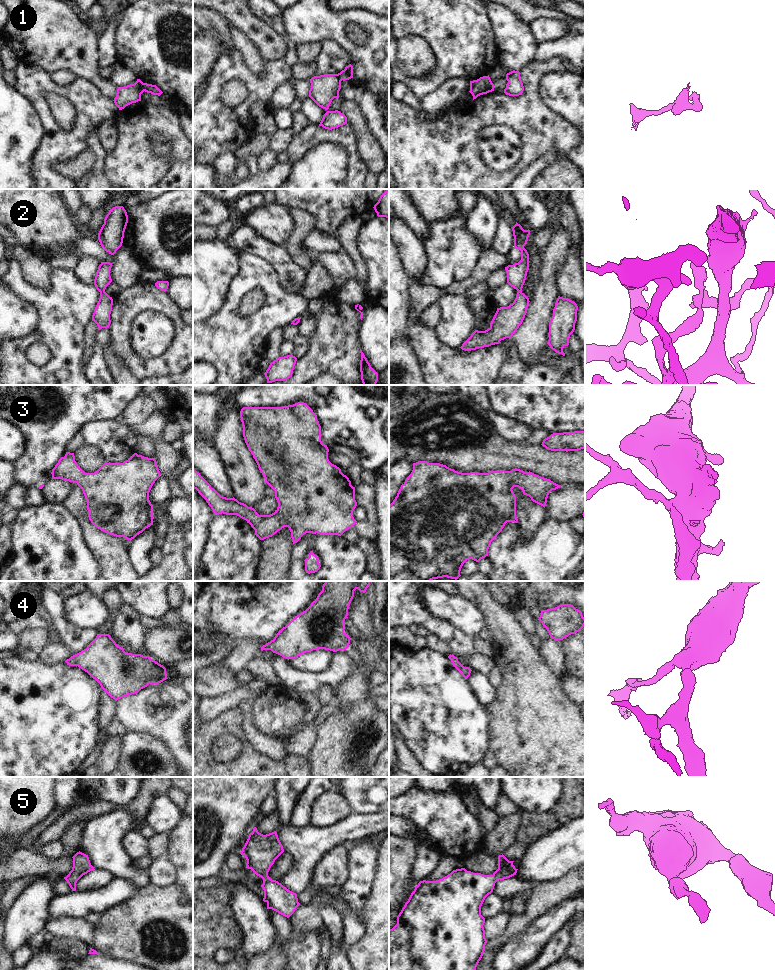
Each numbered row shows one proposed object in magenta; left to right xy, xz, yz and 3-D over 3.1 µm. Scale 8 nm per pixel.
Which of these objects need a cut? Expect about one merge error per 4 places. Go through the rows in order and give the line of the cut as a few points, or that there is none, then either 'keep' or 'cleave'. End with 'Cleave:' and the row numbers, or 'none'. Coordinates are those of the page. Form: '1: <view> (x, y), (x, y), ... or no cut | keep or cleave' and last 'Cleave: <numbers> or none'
1: xy (142, 83), (144, 90) | cleave
2: no cut | keep
3: no cut | keep
4: no cut | keep
5: no cut | keep
Cleave: 1

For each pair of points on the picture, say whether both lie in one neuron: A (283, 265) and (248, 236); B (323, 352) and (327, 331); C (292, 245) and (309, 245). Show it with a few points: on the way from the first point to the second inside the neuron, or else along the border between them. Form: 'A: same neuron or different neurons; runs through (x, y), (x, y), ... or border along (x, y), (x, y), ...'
A: same neuron; runs through (274, 256), (257, 245)
B: same neuron; runs through (327, 347), (327, 336)
C: different neurons; border along (313, 229), (302, 242), (302, 248), (309, 257)

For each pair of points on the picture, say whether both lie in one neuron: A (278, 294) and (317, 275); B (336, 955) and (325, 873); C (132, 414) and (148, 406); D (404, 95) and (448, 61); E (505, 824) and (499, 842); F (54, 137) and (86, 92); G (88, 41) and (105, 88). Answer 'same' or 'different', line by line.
A: different
B: different
C: same
D: different
E: same
F: same
G: same

